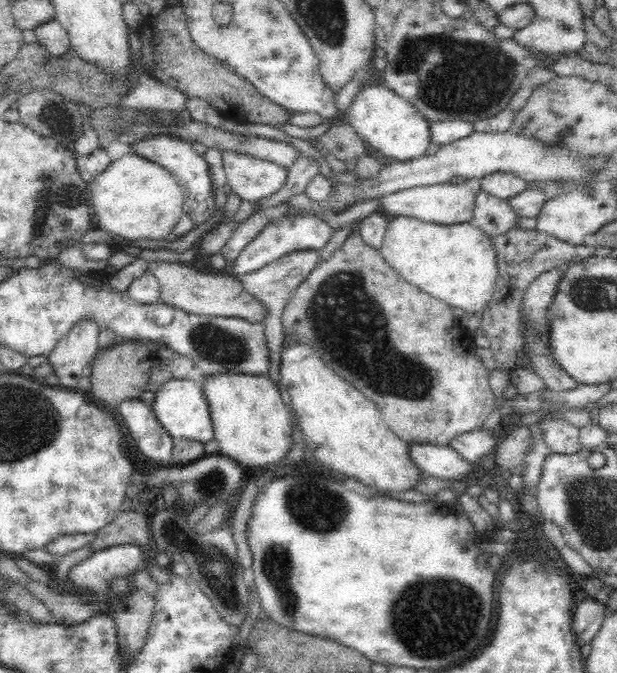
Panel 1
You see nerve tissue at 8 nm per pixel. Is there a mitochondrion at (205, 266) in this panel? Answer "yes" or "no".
no

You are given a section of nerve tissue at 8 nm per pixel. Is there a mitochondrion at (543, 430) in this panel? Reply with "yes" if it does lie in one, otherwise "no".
no

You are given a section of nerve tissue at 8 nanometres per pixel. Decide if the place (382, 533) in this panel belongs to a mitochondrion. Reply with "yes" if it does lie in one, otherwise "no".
no

